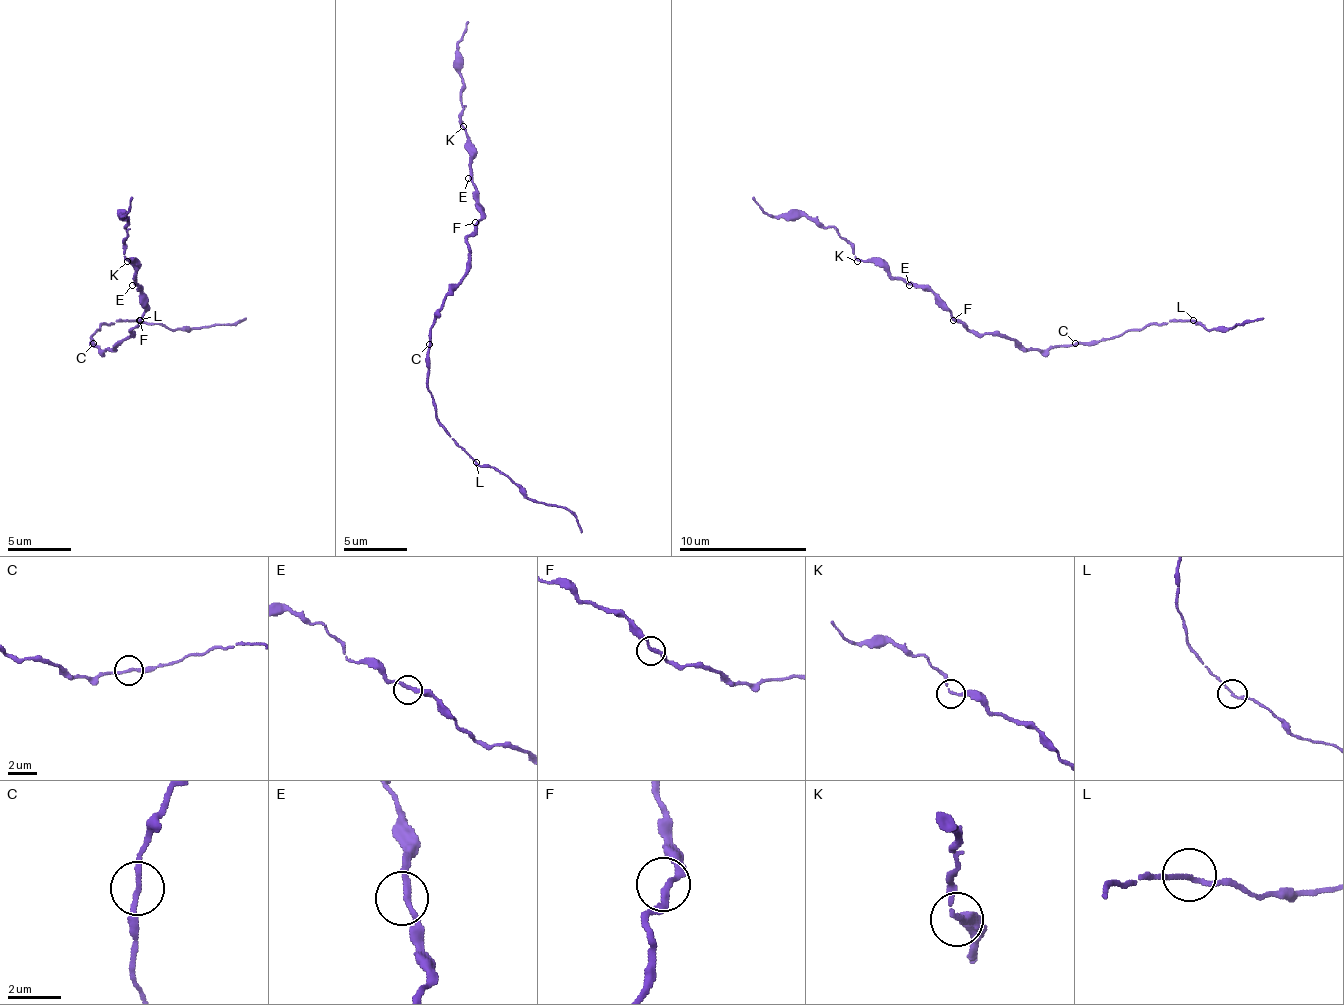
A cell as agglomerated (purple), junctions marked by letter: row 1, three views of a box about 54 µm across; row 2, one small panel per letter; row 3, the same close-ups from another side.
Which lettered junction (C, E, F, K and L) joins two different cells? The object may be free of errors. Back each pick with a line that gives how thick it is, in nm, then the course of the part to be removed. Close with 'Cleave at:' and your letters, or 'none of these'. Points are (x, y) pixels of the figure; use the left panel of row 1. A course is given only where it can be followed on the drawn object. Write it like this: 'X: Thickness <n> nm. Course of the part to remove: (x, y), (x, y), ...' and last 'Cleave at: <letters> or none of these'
Cleave at: none of these

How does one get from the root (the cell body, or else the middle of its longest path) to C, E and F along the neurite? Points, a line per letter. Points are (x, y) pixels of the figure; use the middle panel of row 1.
C: (449, 289), (449, 296), (443, 302), (443, 308), (430, 331), (430, 343)
E: (449, 289), (465, 273), (468, 235), (481, 216), (481, 206), (475, 200), (475, 184), (468, 178)
F: (449, 289), (465, 273), (468, 235), (475, 229), (475, 222)

